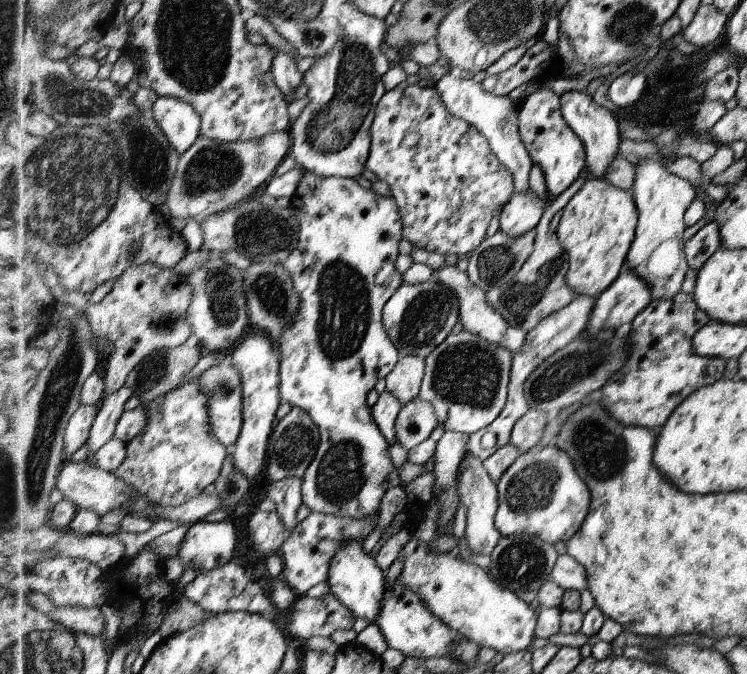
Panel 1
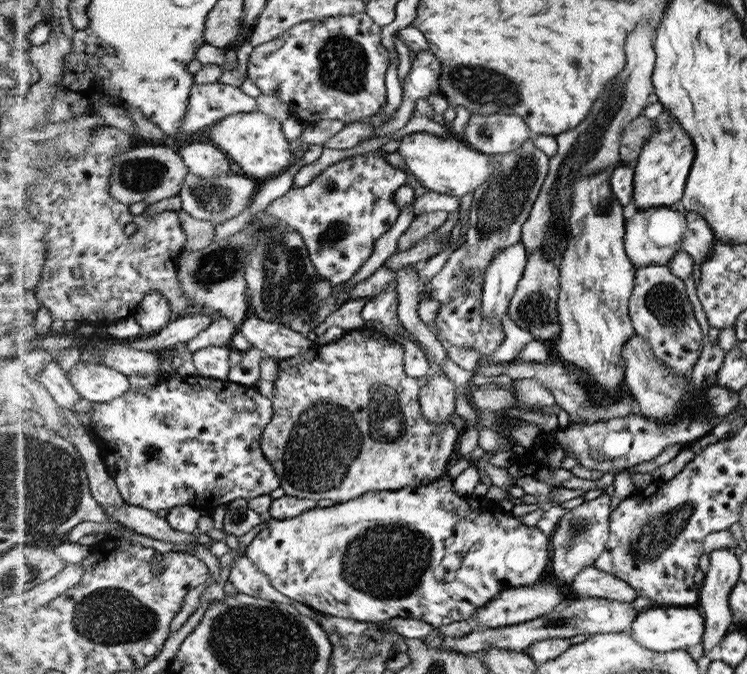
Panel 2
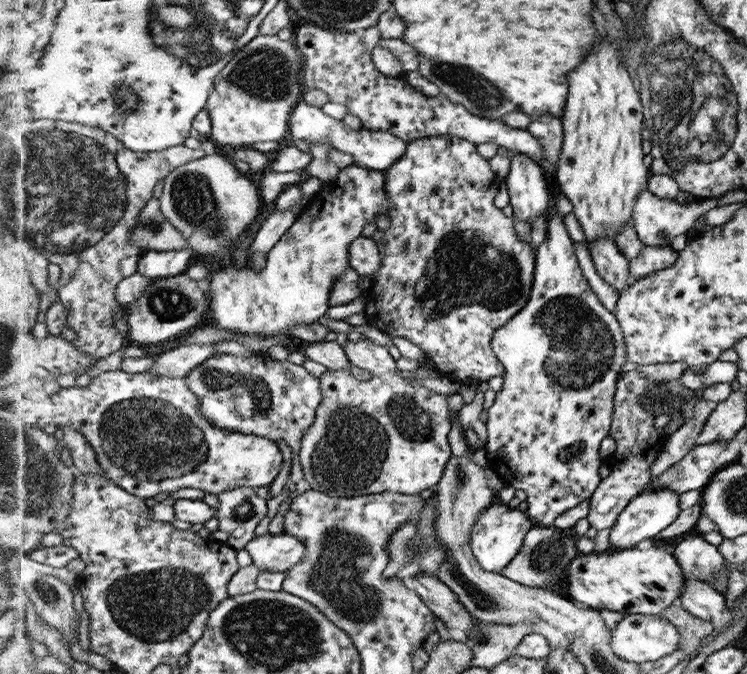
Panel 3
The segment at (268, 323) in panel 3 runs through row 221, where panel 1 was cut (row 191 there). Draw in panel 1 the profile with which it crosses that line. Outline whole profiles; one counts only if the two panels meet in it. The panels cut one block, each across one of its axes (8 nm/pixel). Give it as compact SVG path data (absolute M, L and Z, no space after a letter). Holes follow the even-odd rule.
M304 169L304 178L300 180L296 192L292 194L290 200L290 208L298 222L298 246L296 250L292 250L286 260L282 261L282 266L288 270L292 286L296 290L296 294L300 296L300 306L298 312L292 318L292 324L288 328L282 330L280 340L278 340L280 348L280 398L284 402L288 402L292 407L298 406L304 412L308 412L308 416L312 418L314 424L319 428L320 441L314 459L306 468L304 476L301 478L301 495L303 503L310 508L311 512L318 514L329 514L332 516L341 516L344 518L356 518L356 520L366 520L366 518L377 518L380 510L380 502L384 494L389 489L388 480L390 480L392 468L392 460L388 456L388 441L380 432L379 425L373 419L371 408L366 403L368 392L376 386L379 378L385 378L390 375L392 368L399 362L398 346L387 335L387 330L383 326L383 309L386 307L391 296L403 286L402 275L396 272L396 258L398 258L398 246L403 237L403 221L401 220L400 211L396 201L391 198L384 198L380 194L375 193L373 189L367 190L363 188L356 179L342 177L316 176L314 172Z

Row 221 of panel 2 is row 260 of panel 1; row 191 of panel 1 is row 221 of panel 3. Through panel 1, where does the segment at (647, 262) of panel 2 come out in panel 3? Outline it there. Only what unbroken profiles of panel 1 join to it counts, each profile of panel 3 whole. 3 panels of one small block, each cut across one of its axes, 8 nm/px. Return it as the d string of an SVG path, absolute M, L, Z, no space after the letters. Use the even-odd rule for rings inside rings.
M648 187L640 191L640 196L636 197L634 216L632 223L636 234L643 245L666 247L671 246L672 240L681 234L686 234L691 230L693 224L706 211L718 207L718 199L710 198L699 200L696 199L687 205L681 205L675 200L660 198L659 195L652 193Z

